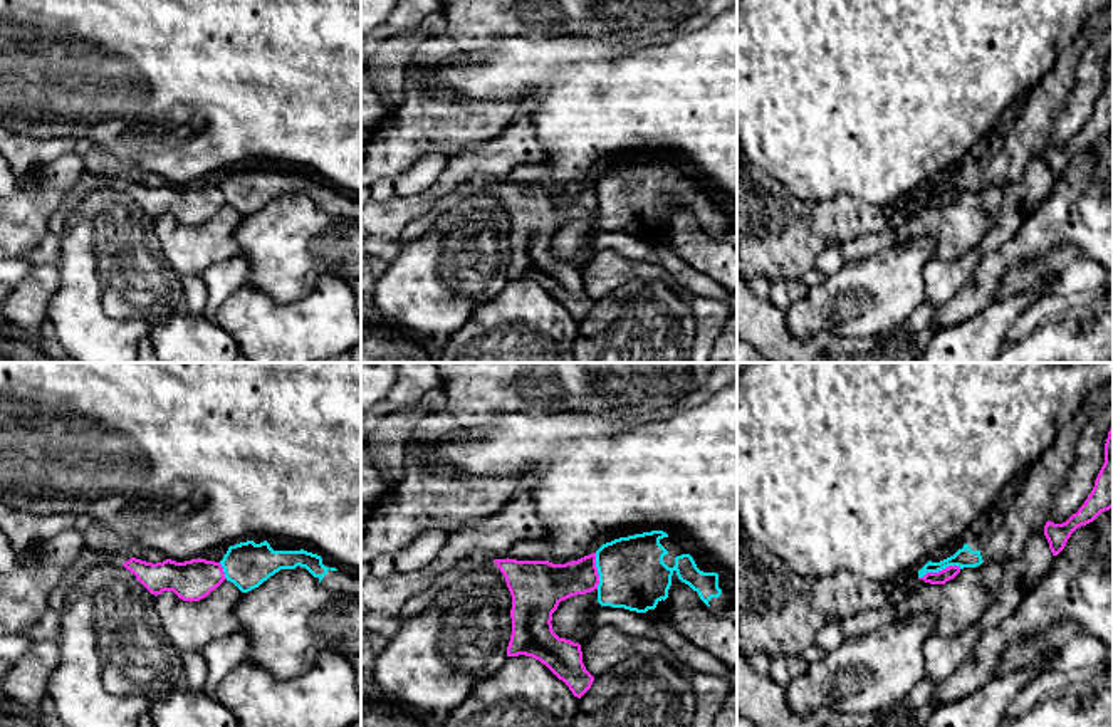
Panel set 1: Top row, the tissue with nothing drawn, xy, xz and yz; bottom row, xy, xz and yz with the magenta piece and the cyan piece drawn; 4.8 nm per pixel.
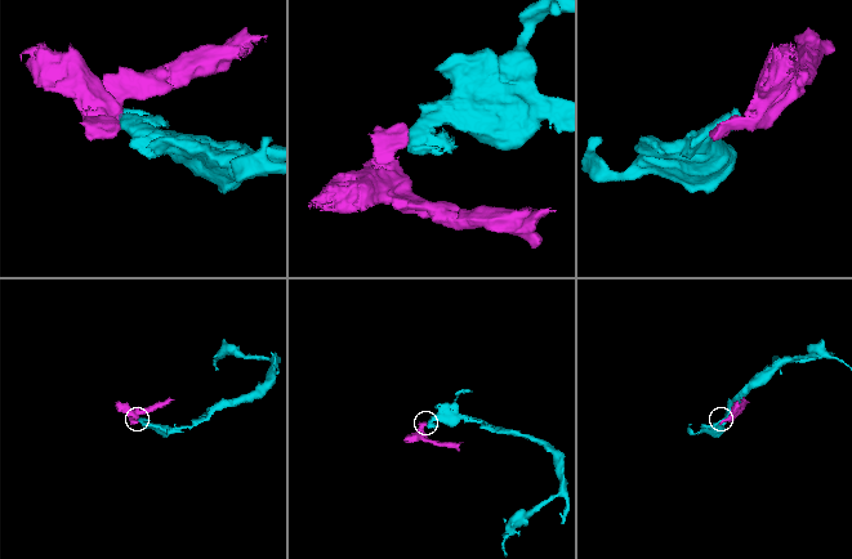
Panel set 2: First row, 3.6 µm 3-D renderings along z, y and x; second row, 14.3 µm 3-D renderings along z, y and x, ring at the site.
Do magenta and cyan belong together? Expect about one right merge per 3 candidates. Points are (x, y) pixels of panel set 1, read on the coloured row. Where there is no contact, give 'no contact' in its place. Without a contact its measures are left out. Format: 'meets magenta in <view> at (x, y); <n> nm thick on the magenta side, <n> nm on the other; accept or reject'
meets magenta in yz at (939, 571); 70 nm thick on the magenta side, 100 nm on the other; reject

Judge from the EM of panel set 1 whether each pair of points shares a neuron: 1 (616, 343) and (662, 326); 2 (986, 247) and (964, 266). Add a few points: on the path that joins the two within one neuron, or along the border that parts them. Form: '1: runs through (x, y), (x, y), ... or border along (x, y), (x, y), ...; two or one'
1: runs through (628, 343), (650, 331); one
2: runs through (981, 251), (969, 262); one

